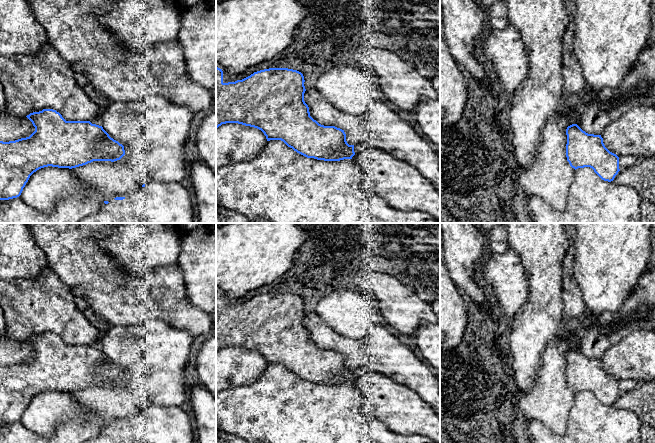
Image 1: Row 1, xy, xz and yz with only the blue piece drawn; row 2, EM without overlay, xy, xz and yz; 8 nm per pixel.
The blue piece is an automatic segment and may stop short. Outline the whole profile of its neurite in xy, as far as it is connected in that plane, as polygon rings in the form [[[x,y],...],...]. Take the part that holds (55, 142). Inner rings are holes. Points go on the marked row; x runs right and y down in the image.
[[[43,109],[26,117],[35,127],[29,137],[0,141],[0,200],[19,197],[30,176],[41,168],[52,166],[72,169],[93,161],[114,162],[125,155],[122,144],[111,138],[102,126],[90,121],[66,121],[53,109]]]

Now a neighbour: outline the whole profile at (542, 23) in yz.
[[[504,0],[508,6],[509,24],[515,26],[525,44],[529,59],[528,77],[523,82],[522,91],[514,95],[511,100],[509,123],[513,133],[512,144],[516,165],[526,168],[534,159],[538,144],[542,139],[542,130],[548,119],[555,114],[561,100],[562,92],[562,67],[563,67],[563,38],[570,21],[565,0]]]

